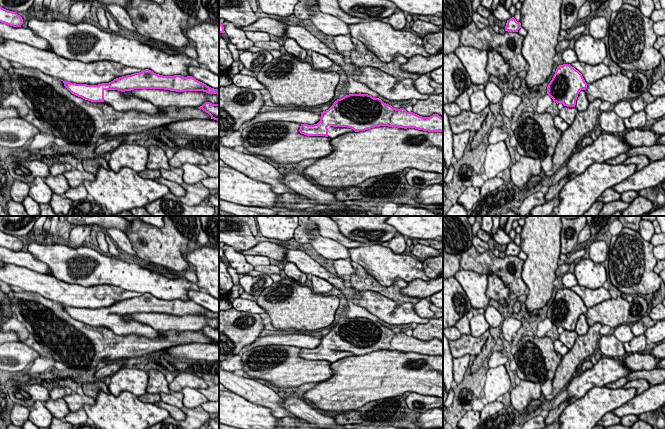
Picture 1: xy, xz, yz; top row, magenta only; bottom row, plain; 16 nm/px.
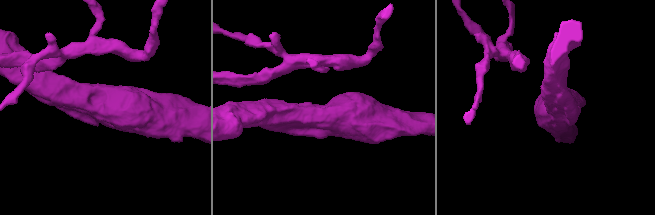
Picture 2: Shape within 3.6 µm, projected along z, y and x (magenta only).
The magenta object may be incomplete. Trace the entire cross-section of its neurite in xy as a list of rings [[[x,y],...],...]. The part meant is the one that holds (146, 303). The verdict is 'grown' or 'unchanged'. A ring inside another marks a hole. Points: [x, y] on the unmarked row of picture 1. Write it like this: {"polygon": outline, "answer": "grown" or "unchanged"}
{"polygon": [[[149,293],[98,309],[76,308],[66,305],[63,305],[63,307],[72,318],[85,324],[104,326],[116,335],[136,334],[139,337],[143,336],[149,339],[158,338],[163,334],[149,325],[128,321],[124,316],[134,313],[164,313],[176,316],[203,315],[211,319],[219,319],[219,313],[211,312],[192,300],[163,300]]], "answer": "grown"}

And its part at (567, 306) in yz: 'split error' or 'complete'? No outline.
split error

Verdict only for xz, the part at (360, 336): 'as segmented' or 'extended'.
extended

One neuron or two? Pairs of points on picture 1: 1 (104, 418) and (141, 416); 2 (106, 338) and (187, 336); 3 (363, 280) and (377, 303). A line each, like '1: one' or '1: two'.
1: one
2: one
3: two

